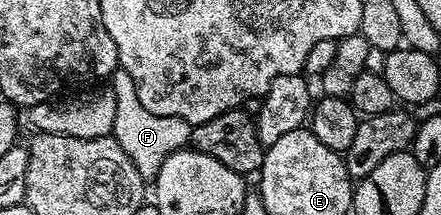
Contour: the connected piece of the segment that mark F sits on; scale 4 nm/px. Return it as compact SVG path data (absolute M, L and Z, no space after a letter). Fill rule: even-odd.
M118 68L111 78L111 88L115 95L115 123L112 137L117 140L119 147L127 151L131 163L146 179L156 177L164 159L179 149L186 148L191 141L191 126L188 121L178 117L155 115L139 103L139 95L135 91L135 79L125 69Z

